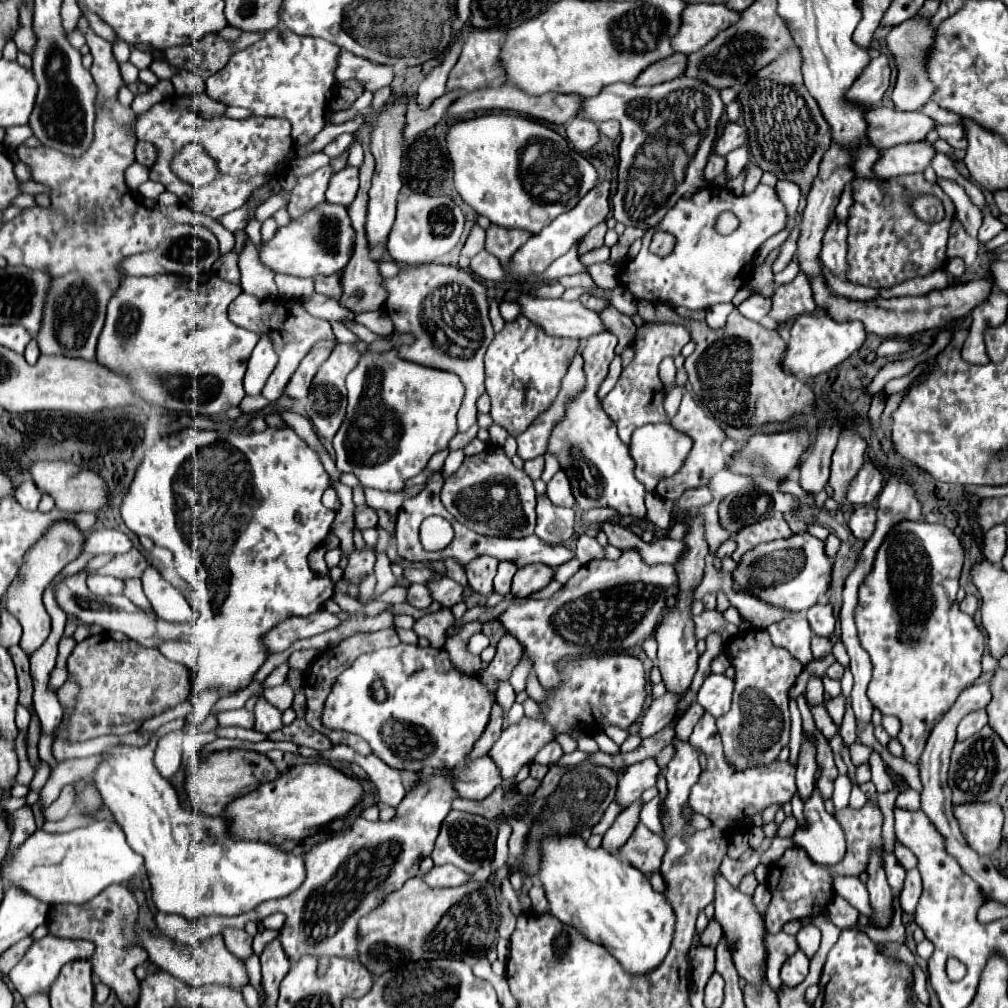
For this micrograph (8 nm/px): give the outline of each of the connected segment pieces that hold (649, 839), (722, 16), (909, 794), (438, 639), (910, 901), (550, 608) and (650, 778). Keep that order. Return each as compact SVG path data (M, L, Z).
M639 822L637 828L633 830L633 836L625 842L619 854L643 874L653 874L659 872L665 850L667 850L665 838L655 836L643 822Z
M687 4L683 10L679 34L673 36L671 48L681 54L691 54L737 20L739 12L725 10L723 4Z
M907 788L899 794L895 806L907 806L909 810L919 810L919 792L913 788Z
M441 608L439 612L433 614L425 614L423 618L419 618L413 626L413 630L417 632L417 636L423 636L431 642L433 648L443 648L445 644L445 630L455 622L453 614L449 608Z
M917 868L907 870L905 886L903 886L901 896L899 896L901 908L903 908L905 912L915 912L915 906L917 906L917 902L919 902L919 894L921 894L921 878L919 878L919 870L917 870Z
M623 550L621 558L617 560L603 560L603 562L587 562L583 564L565 584L561 590L557 590L547 600L527 600L523 604L509 606L497 622L503 624L503 628L517 636L517 640L525 646L527 654L535 662L535 672L545 690L553 690L559 680L559 668L557 664L567 658L581 658L581 656L599 656L621 650L627 650L635 646L637 642L643 642L649 638L659 624L659 618L665 612L665 600L669 596L675 596L675 570L671 564L665 566L649 566L641 560L641 556L635 550Z
M645 758L641 762L635 762L627 768L627 774L619 778L619 790L617 800L623 806L633 804L641 798L641 794L657 784L657 776L661 774L661 766L655 758Z

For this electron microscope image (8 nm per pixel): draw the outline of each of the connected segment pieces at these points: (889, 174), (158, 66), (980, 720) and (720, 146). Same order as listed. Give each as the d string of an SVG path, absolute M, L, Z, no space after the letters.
M927 140L915 144L899 144L881 152L879 162L875 164L875 174L879 174L881 178L895 178L923 172L931 164L935 154L937 150Z
M161 60L161 62L153 62L151 66L149 66L159 78L163 78L163 80L169 80L169 78L173 78L179 70L177 68L173 68L171 64L167 64L165 60Z
M973 710L973 712L969 712L969 714L959 722L957 740L963 740L963 738L969 738L971 734L977 734L985 724L987 724L987 712L985 712L985 710Z
M727 122L723 126L721 136L715 140L713 152L719 154L719 156L727 156L731 150L735 150L735 148L739 148L743 144L747 144L747 130L745 130L745 126L737 124L737 122Z

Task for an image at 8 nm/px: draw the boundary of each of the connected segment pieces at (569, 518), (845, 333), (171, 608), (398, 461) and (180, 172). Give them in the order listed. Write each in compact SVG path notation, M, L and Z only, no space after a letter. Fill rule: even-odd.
M537 496L537 528L535 534L555 546L563 544L573 536L575 512L571 508L555 506L547 496Z
M803 314L795 318L791 326L791 338L781 358L781 366L783 370L787 370L789 374L795 374L797 378L811 378L811 376L829 372L831 368L841 364L845 358L849 358L853 352L861 348L865 338L867 338L867 332L863 330L861 322L837 324L829 316Z
M153 566L145 568L141 582L147 600L161 618L169 622L193 622L197 618L185 596L177 588L173 588Z
M361 346L359 354L361 358L355 370L345 380L349 404L345 420L333 438L335 462L341 472L355 474L363 486L401 492L405 490L405 482L417 476L435 452L447 450L449 440L457 434L457 410L463 402L465 386L457 374L401 360L397 350L373 352Z
M191 142L181 152L177 152L171 160L171 170L177 178L191 184L193 188L203 188L219 176L215 160L199 142Z

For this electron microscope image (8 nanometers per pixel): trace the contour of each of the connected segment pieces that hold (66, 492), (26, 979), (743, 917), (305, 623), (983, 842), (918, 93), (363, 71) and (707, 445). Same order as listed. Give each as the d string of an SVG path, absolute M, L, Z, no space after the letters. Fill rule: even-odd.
M35 462L29 466L29 472L37 488L51 494L55 498L55 506L63 512L99 512L107 504L107 482L91 470L83 470L69 462Z
M47 934L45 938L41 940L35 940L31 950L23 956L23 960L9 972L9 978L13 982L13 986L17 988L17 992L27 998L35 992L49 992L49 986L51 982L57 978L59 970L67 964L67 962L73 962L73 960L79 960L79 958L91 958L93 954L93 944L91 942L85 942L85 940L67 940L67 938L57 938L57 936L51 936Z
M721 874L715 876L715 918L725 932L731 932L731 944L735 944L733 962L737 972L747 984L759 986L765 980L767 972L767 948L765 948L765 922L759 910L753 904L753 896L747 896L733 888Z
M317 610L315 614L309 614L309 616L291 616L279 622L277 626L273 626L263 636L263 644L269 654L277 654L277 652L287 650L299 638L311 638L339 624L341 622L327 610Z
M967 802L955 806L953 812L961 826L961 834L975 852L991 856L999 848L1003 810L997 802Z
M909 18L903 24L897 24L889 36L887 36L887 48L889 54L895 60L895 66L899 68L899 78L893 90L893 104L897 110L905 110L905 112L913 112L919 110L925 102L929 102L931 94L935 92L935 86L931 86L931 82L927 82L927 72L923 70L923 50L927 50L927 46L931 46L931 34L935 34L935 28L929 28L927 18Z
M343 52L339 56L339 66L335 70L337 82L345 80L357 80L365 86L369 92L377 92L383 86L389 86L393 80L393 66L377 64L367 58L359 58L355 54Z
M689 392L683 394L683 400L681 400L681 406L679 406L679 412L671 418L671 426L683 434L687 434L691 440L693 440L693 448L691 452L687 454L683 466L679 468L679 472L675 472L671 478L663 480L663 484L667 486L667 492L661 492L661 496L665 500L671 500L671 502L677 502L685 490L689 488L701 488L707 484L707 480L717 474L719 470L725 468L725 454L721 450L721 442L725 440L725 432L721 430L720 422L713 417L708 411L697 402Z

